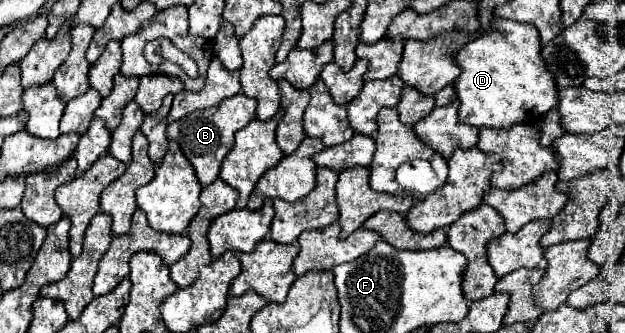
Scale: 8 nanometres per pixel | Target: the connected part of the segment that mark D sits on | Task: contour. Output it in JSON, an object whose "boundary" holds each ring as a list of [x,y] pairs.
{"boundary":[[[494,19],[494,27],[470,41],[456,55],[462,75],[454,81],[460,101],[460,121],[472,127],[510,129],[518,123],[534,123],[550,109],[558,107],[556,81],[540,57],[538,29],[528,23]]]}

